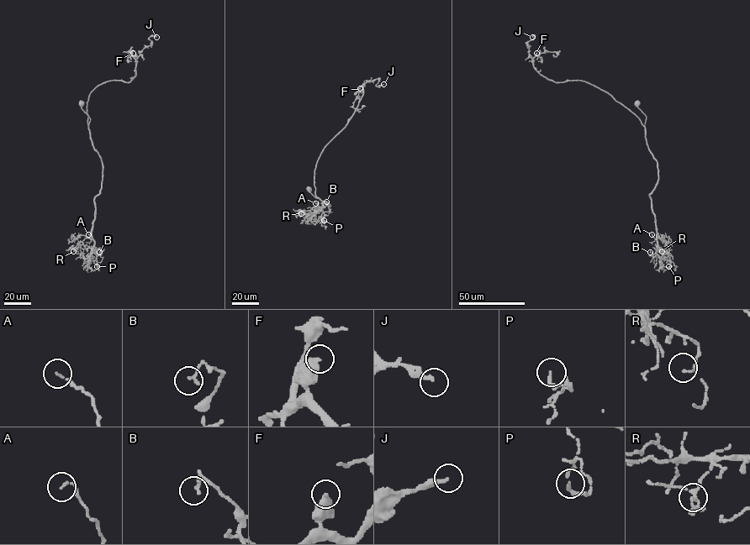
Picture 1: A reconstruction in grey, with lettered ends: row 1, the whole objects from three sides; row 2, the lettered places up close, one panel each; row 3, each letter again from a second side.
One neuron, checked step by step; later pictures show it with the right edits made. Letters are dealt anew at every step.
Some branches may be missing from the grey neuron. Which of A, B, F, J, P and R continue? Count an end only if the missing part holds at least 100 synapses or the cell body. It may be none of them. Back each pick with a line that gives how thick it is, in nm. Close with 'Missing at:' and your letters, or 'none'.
Missing at: none

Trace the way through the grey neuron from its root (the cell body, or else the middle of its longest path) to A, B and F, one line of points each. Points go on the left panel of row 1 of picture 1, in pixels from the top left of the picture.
A: (81, 103), (90, 118), (90, 139), (102, 163), (102, 187), (94, 200), (92, 238), (88, 234)
B: (81, 103), (90, 118), (90, 139), (102, 163), (102, 187), (94, 200), (92, 232), (93, 248), (99, 252)
F: (81, 103), (90, 118), (88, 126), (90, 93), (108, 81), (129, 82), (135, 75), (133, 53)

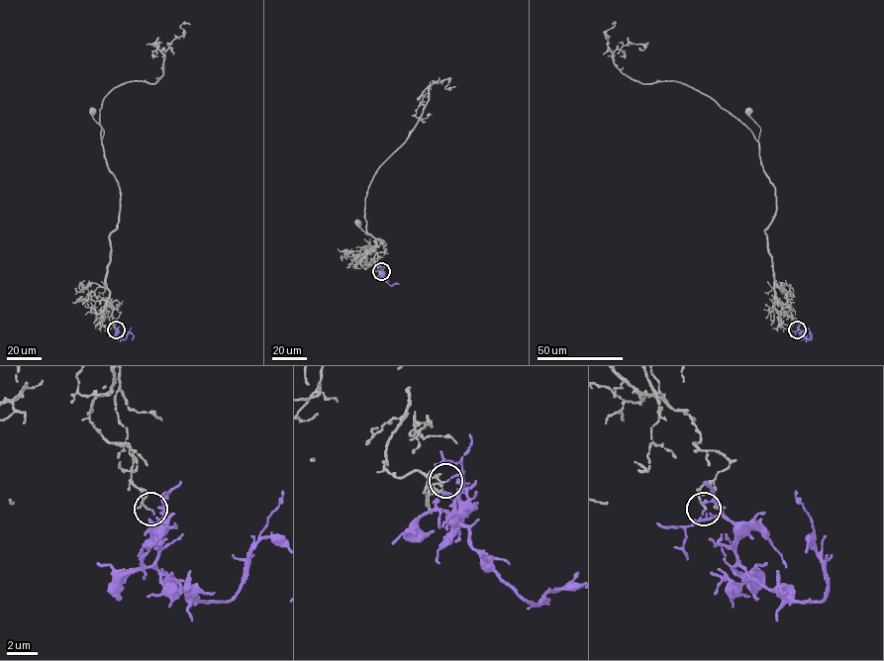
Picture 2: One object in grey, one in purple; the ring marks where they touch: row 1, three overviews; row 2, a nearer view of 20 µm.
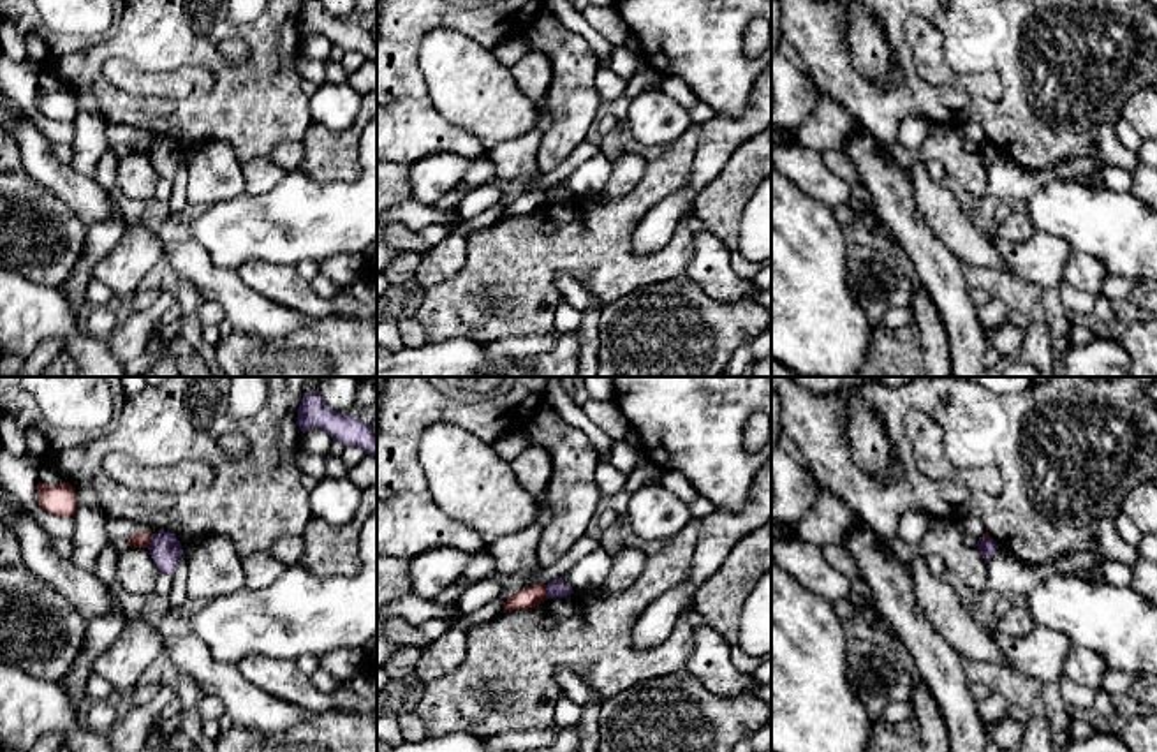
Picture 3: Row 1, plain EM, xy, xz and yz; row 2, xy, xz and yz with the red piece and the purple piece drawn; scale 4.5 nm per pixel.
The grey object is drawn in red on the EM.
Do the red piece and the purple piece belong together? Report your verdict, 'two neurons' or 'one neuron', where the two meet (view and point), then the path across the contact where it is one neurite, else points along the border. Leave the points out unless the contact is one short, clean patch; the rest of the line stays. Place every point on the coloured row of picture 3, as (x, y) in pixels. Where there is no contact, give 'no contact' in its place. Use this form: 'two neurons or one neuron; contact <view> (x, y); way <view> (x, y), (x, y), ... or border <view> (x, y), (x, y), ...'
two neurons; contact xz (545, 592); border xz (545, 585), (546, 597)

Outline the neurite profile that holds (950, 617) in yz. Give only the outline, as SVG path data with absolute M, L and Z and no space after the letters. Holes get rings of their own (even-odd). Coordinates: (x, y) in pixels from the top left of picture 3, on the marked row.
M914 557L905 569L917 606L960 657L1006 667L991 632L969 613L947 583L928 571L926 557Z

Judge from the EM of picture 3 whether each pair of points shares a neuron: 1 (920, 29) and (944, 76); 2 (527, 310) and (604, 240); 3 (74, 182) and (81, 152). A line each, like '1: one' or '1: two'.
1: one
2: one
3: two

